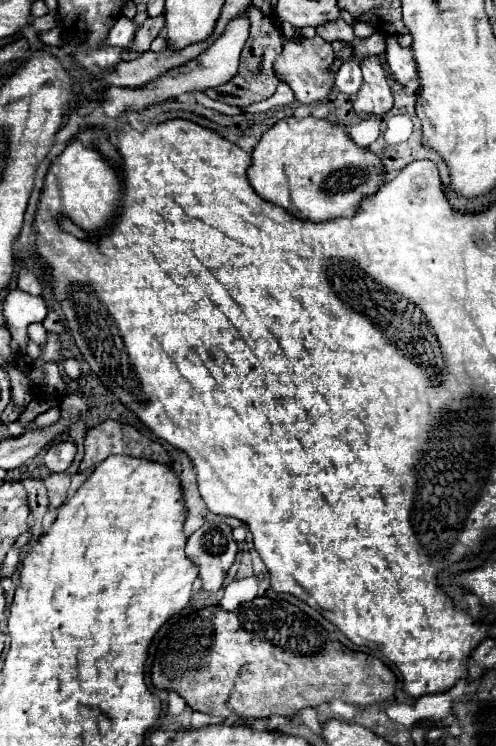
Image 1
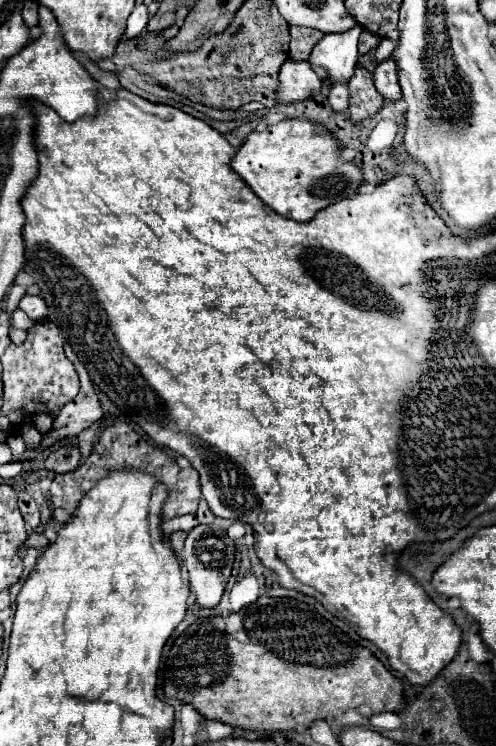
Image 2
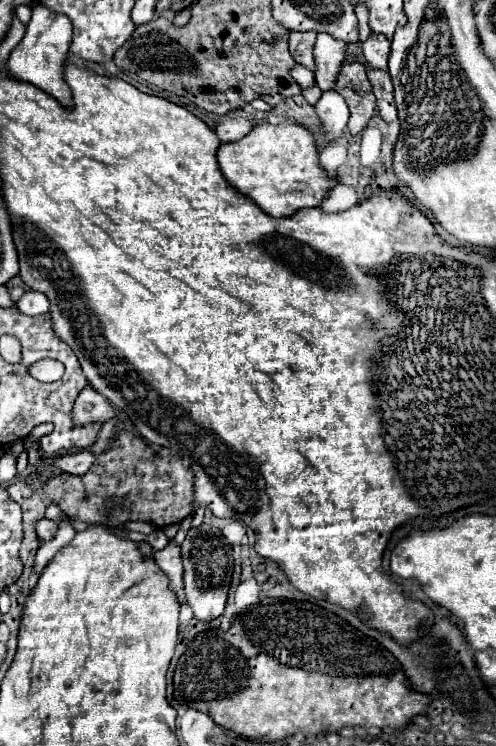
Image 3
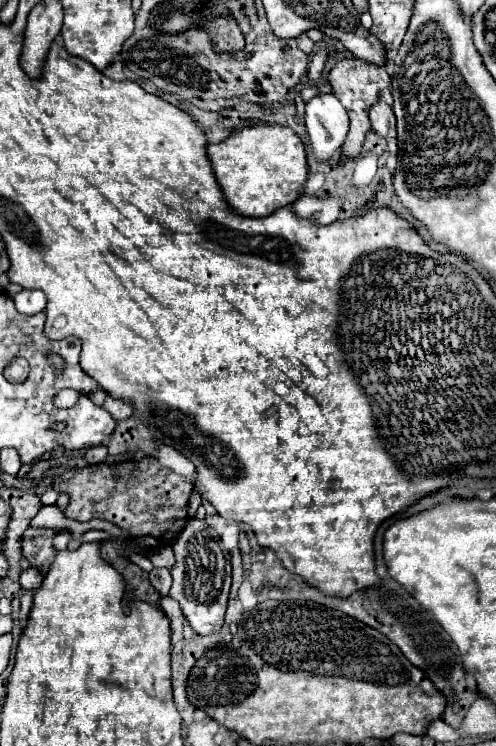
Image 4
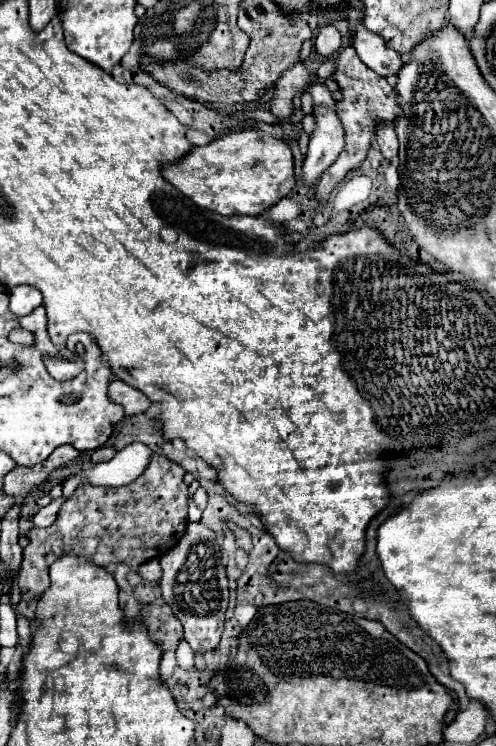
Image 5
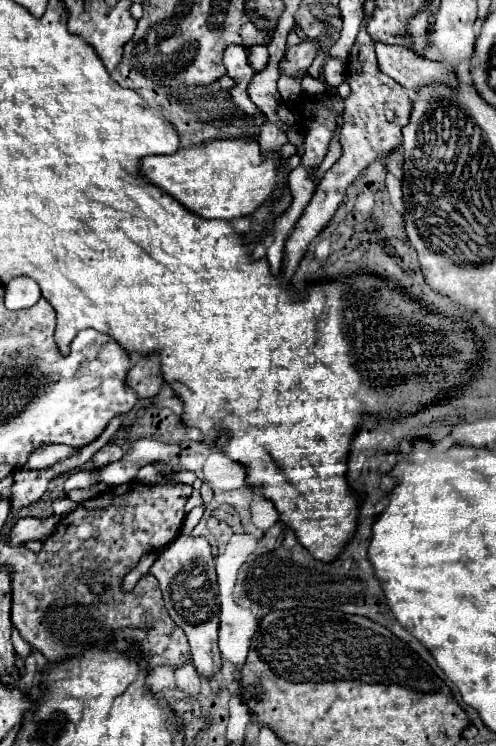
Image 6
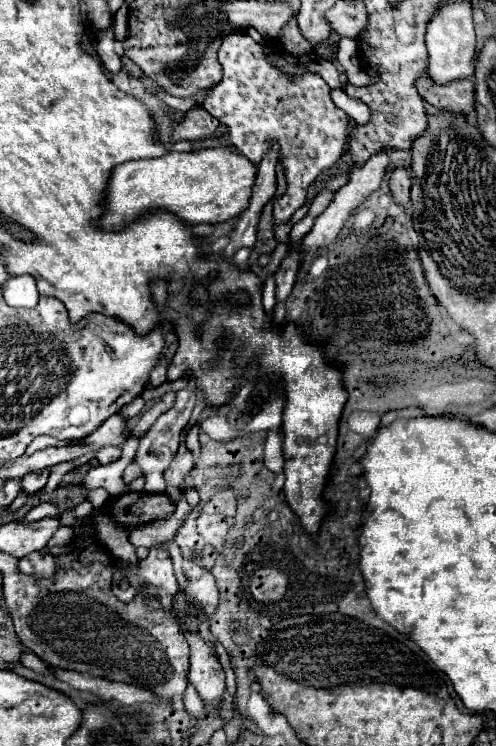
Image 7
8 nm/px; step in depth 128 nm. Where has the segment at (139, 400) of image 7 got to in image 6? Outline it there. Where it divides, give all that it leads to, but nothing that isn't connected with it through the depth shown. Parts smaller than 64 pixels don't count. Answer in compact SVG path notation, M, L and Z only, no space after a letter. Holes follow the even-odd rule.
M120 416L112 418L103 433L94 440L94 442L90 442L90 444L84 446L84 448L80 450L80 454L78 454L78 466L84 466L84 464L94 456L94 452L96 452L96 450L100 450L102 446L105 446L106 442L108 442L113 434L118 430L116 427L120 427L121 423L122 421Z

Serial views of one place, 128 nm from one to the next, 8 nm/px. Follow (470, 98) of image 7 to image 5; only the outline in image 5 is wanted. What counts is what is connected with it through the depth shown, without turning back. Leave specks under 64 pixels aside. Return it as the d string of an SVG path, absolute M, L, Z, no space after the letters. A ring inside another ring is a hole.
M362 26L354 34L354 46L356 46L360 60L364 60L364 64L368 64L368 68L378 72L378 76L384 76L384 78L396 76L404 66L400 52L386 48L382 36L368 32Z

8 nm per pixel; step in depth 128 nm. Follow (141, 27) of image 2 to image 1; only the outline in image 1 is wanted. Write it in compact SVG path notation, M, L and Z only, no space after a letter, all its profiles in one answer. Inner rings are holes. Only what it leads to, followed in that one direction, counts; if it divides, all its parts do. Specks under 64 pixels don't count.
M120 16L116 20L116 24L112 26L112 32L108 34L108 40L104 42L104 46L130 46L134 42L134 36L136 36L136 22L132 18L126 18L126 16Z

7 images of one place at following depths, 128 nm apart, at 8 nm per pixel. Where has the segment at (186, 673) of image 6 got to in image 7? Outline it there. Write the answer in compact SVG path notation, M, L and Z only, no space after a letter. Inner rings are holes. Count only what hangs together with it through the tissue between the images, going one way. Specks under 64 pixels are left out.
M188 684L188 688L186 688L184 706L186 706L186 712L188 712L192 718L200 718L200 716L204 716L204 712L206 712L200 696L196 696L196 690L192 690L190 684Z

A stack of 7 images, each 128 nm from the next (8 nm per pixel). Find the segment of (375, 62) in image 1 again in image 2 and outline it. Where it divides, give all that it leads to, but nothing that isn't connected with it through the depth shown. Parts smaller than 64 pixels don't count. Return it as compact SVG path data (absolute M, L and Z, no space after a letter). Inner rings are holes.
M356 66L354 76L348 82L348 90L350 90L350 122L352 124L358 124L364 118L374 116L382 108L384 100L376 92L372 84L372 74L366 68Z

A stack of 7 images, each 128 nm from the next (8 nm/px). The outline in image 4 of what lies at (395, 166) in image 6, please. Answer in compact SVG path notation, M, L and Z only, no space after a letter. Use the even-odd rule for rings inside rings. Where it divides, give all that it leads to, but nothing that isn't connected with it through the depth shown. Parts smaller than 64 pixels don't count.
M380 100L380 104L374 104L370 108L370 122L372 122L372 130L388 140L388 138L396 138L396 118L392 108Z

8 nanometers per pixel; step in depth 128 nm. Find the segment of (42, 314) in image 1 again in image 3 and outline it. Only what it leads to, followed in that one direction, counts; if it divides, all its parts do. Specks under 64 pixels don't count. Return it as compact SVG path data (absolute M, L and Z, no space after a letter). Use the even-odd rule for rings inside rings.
M28 290L28 292L24 292L24 296L16 302L16 306L18 306L18 310L20 310L22 314L28 314L28 316L38 316L38 314L48 312L50 302L48 302L48 298L46 298L44 294Z

